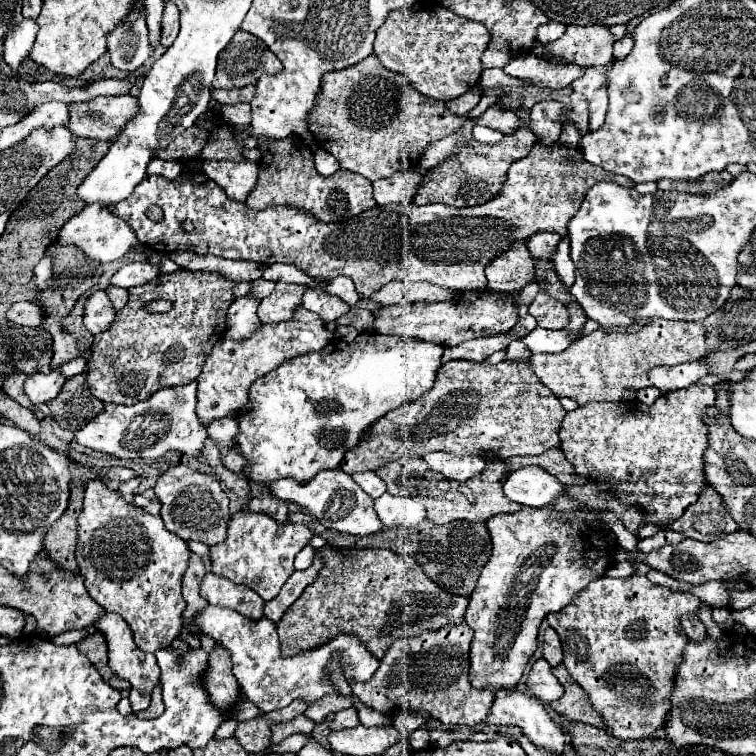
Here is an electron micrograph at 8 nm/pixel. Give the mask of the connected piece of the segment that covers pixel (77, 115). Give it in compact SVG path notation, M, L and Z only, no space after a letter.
M132 94L124 96L98 96L88 102L68 104L70 120L66 128L74 136L112 140L118 136L120 126L126 124L136 112L138 104Z

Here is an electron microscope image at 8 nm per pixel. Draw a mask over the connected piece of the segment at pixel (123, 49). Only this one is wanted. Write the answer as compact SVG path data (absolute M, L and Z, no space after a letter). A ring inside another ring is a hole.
M134 18L130 26L118 26L114 34L108 38L108 52L112 58L112 64L118 70L134 72L146 60L150 58L150 40L148 40L148 28L146 18Z

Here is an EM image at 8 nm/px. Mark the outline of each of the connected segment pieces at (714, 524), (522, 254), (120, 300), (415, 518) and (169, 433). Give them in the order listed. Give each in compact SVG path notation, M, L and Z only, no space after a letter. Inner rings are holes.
M706 486L700 492L700 498L696 504L692 504L676 522L672 522L670 526L674 532L682 532L686 538L694 538L694 540L716 540L722 536L728 536L730 532L738 530L738 524L734 522L734 518L728 514L722 496L712 488ZM694 524L706 524L704 528L706 532L700 532L694 528Z
M524 242L512 244L504 254L494 258L486 266L488 288L494 292L522 290L534 282L534 260L526 250Z
M108 286L108 288L106 288L106 294L108 294L108 298L110 298L110 302L114 304L116 310L120 310L120 308L126 304L126 298L128 298L128 290L126 290L126 288Z
M388 492L374 500L374 510L386 528L418 526L422 520L426 520L426 510L422 510L422 504L414 502L412 498L392 496Z
M196 382L178 386L178 388L164 388L152 394L148 400L132 404L132 406L108 406L100 412L94 420L90 420L82 430L76 432L76 442L122 458L160 458L168 450L178 450L188 456L200 456L202 442L208 436L206 428L196 416Z

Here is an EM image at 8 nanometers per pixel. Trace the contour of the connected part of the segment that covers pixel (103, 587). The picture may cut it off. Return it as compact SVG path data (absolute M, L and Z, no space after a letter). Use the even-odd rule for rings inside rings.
M90 480L84 492L84 510L78 518L78 546L76 562L86 578L86 590L94 602L98 602L106 612L116 612L122 616L130 630L134 632L134 642L142 652L156 652L172 644L180 636L180 616L186 608L180 580L186 570L186 558L190 556L188 544L174 532L166 530L160 516L152 516L138 506L126 502L118 492L110 490L104 482Z

